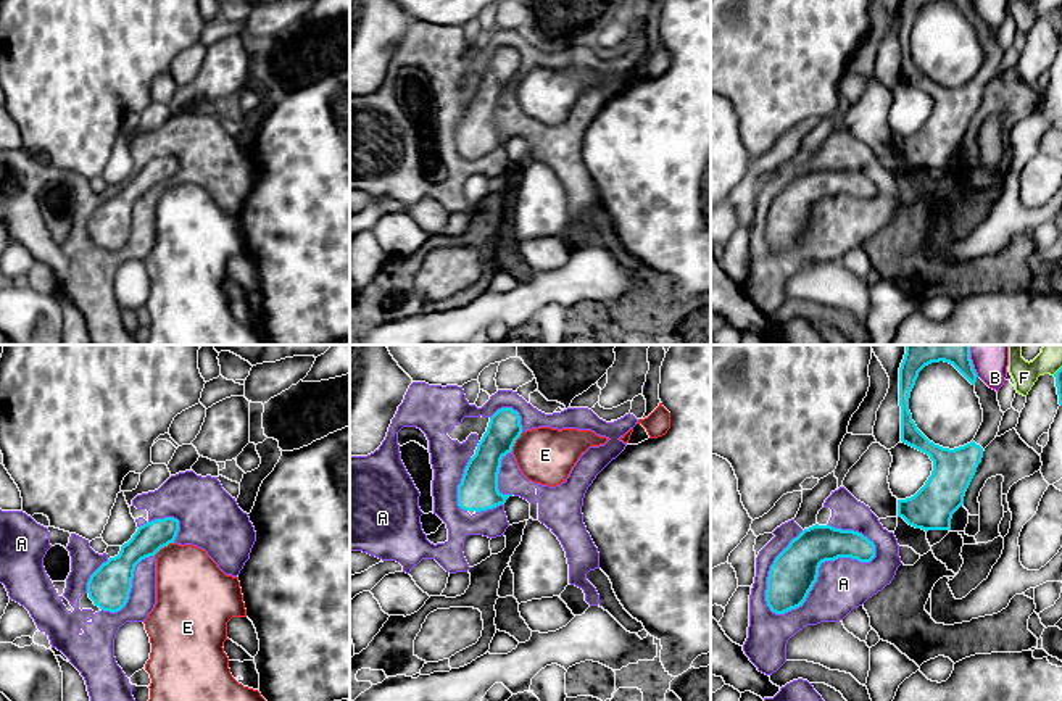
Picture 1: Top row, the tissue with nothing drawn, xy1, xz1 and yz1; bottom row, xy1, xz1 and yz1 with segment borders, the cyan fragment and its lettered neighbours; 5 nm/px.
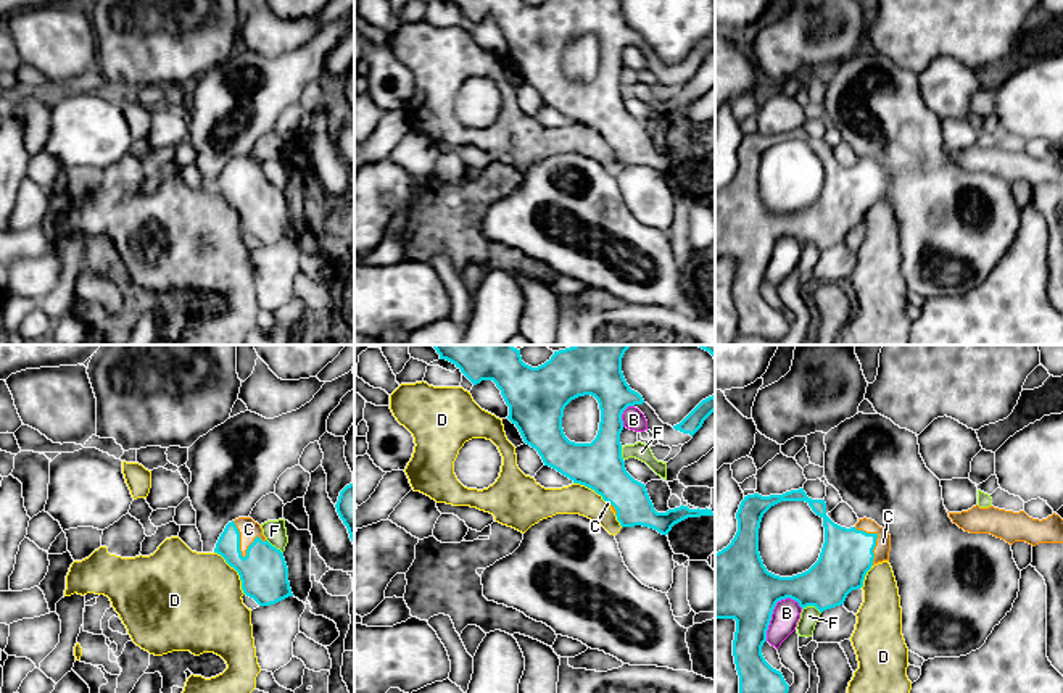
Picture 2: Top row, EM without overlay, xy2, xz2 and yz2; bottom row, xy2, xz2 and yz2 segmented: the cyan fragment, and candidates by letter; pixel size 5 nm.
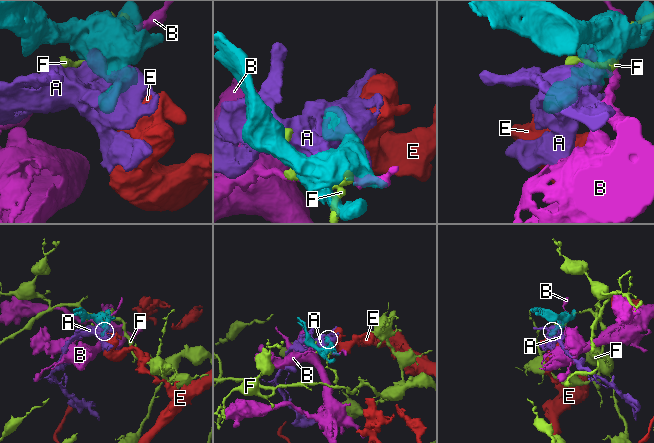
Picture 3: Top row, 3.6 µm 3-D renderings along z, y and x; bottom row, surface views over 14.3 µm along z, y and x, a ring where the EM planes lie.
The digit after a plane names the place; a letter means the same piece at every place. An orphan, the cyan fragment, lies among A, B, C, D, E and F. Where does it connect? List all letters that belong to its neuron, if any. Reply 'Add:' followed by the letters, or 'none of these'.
Add: C

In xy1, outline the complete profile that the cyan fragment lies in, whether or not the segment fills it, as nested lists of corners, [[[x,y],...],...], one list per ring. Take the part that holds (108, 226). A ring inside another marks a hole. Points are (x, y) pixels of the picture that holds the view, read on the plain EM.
[[[174,156],[155,158],[137,168],[132,177],[121,185],[118,195],[103,201],[89,218],[89,237],[103,250],[121,250],[132,227],[135,205],[161,187],[174,182],[179,160]]]

